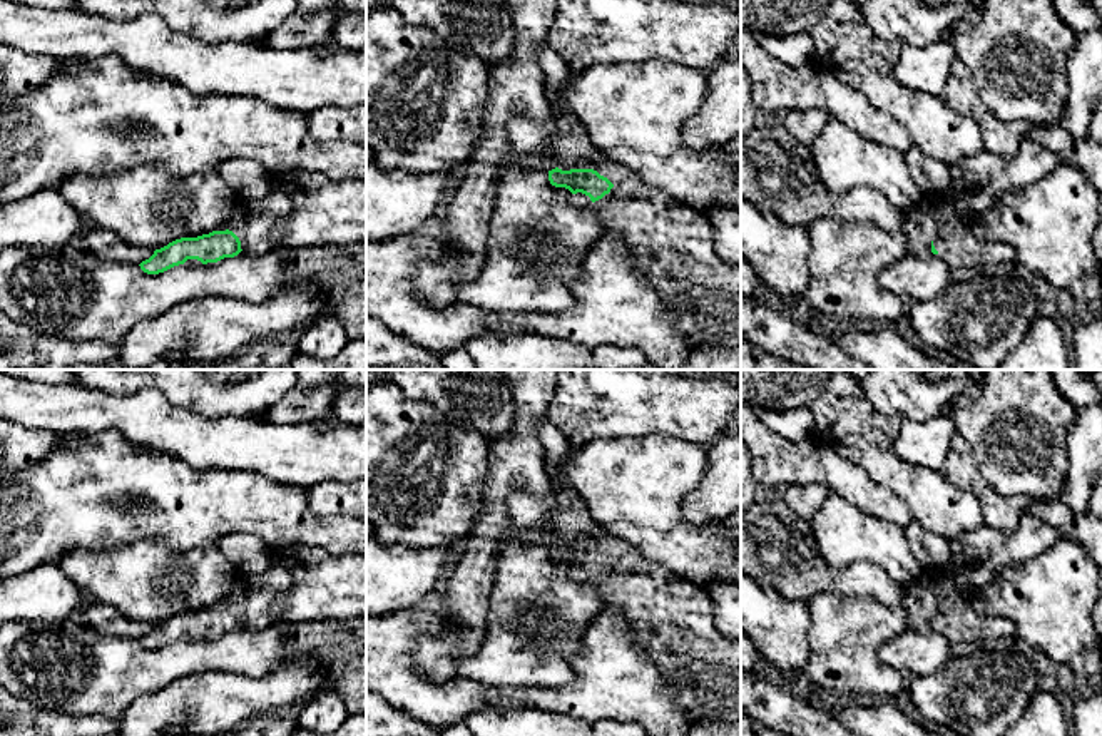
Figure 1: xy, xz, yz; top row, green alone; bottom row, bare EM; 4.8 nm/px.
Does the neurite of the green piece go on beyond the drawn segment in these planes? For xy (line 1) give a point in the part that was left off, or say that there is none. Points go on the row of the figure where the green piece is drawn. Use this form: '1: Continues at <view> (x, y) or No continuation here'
1: Continues at xy (253, 219)

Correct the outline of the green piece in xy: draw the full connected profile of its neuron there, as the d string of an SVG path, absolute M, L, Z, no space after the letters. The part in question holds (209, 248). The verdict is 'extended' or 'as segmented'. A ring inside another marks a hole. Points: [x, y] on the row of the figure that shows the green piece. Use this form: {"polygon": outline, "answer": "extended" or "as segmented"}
{"polygon": "M271 187L263 197L239 199L234 221L226 231L197 238L181 238L156 249L139 266L147 274L159 274L179 264L207 264L234 258L241 251L268 253L278 249L271 224L291 212L289 197Z", "answer": "extended"}

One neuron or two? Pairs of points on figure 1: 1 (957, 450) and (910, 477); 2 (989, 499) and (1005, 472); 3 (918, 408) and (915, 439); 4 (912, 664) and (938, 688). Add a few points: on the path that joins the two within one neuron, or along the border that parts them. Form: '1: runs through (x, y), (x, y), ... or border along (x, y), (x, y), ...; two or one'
1: border along (938, 472), (955, 485), (974, 494); two
2: border along (974, 455), (979, 474), (1000, 494), (1025, 499); two
3: border along (942, 412), (922, 422), (903, 422); two
4: border along (952, 656), (933, 673), (913, 674), (907, 679); two

